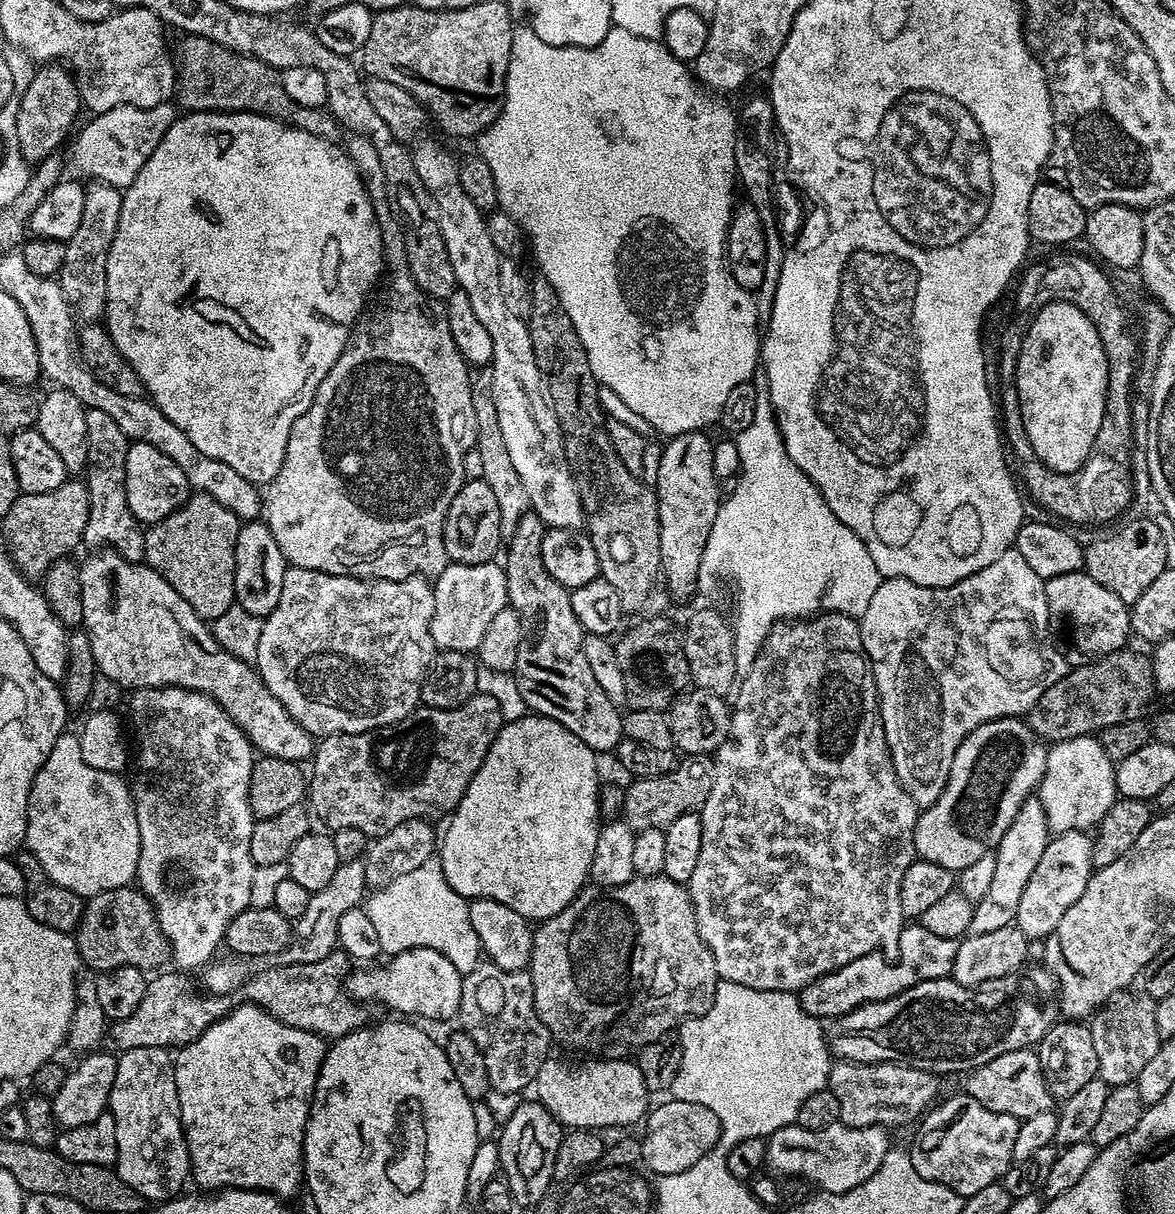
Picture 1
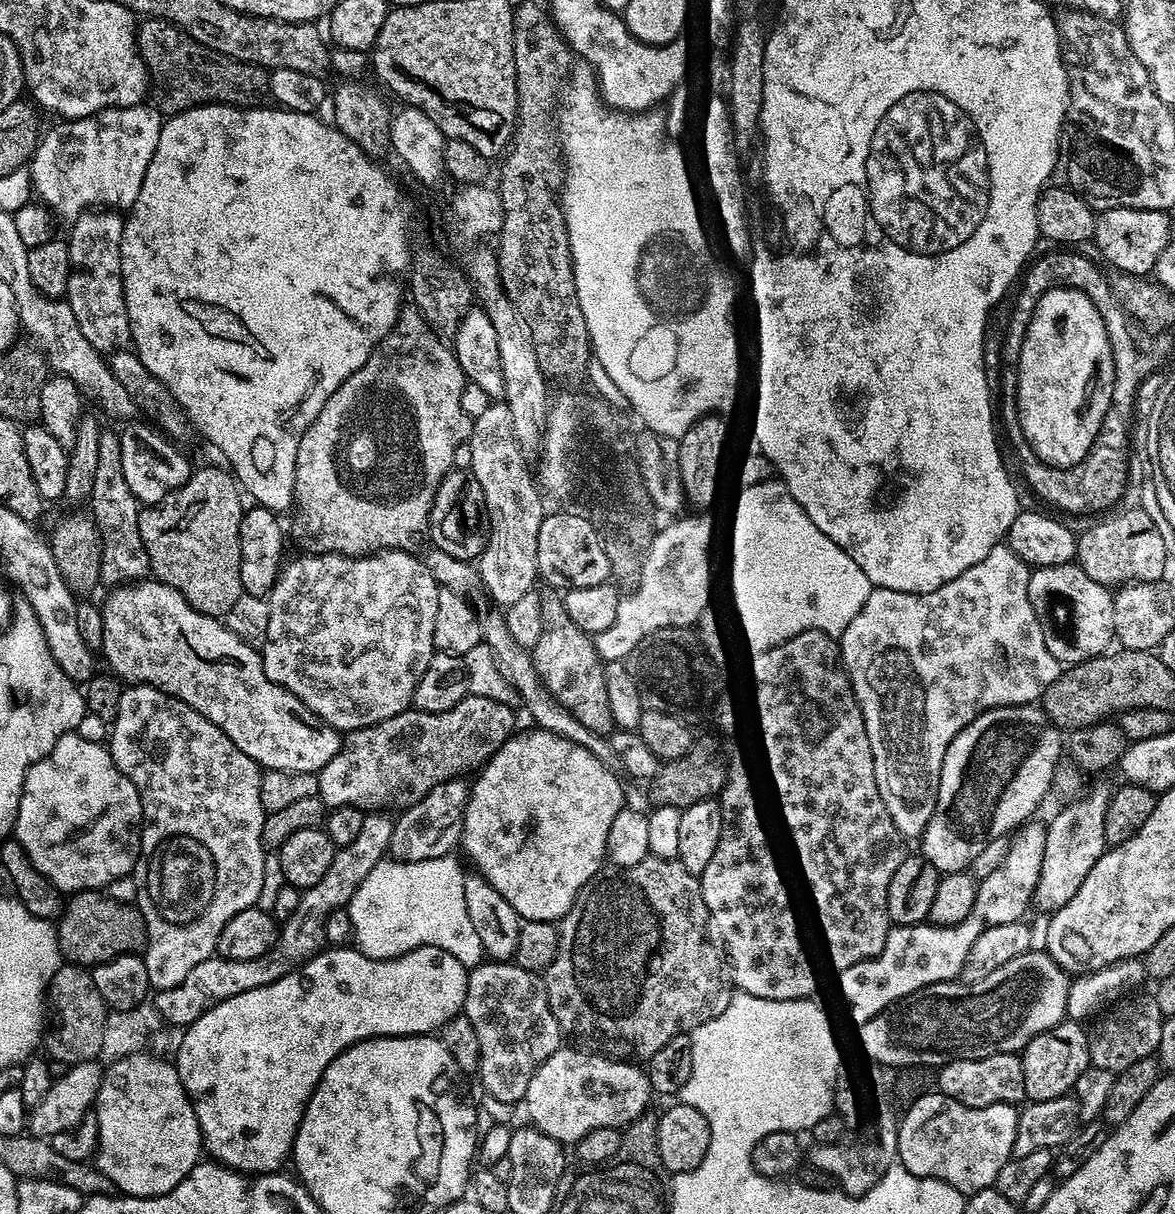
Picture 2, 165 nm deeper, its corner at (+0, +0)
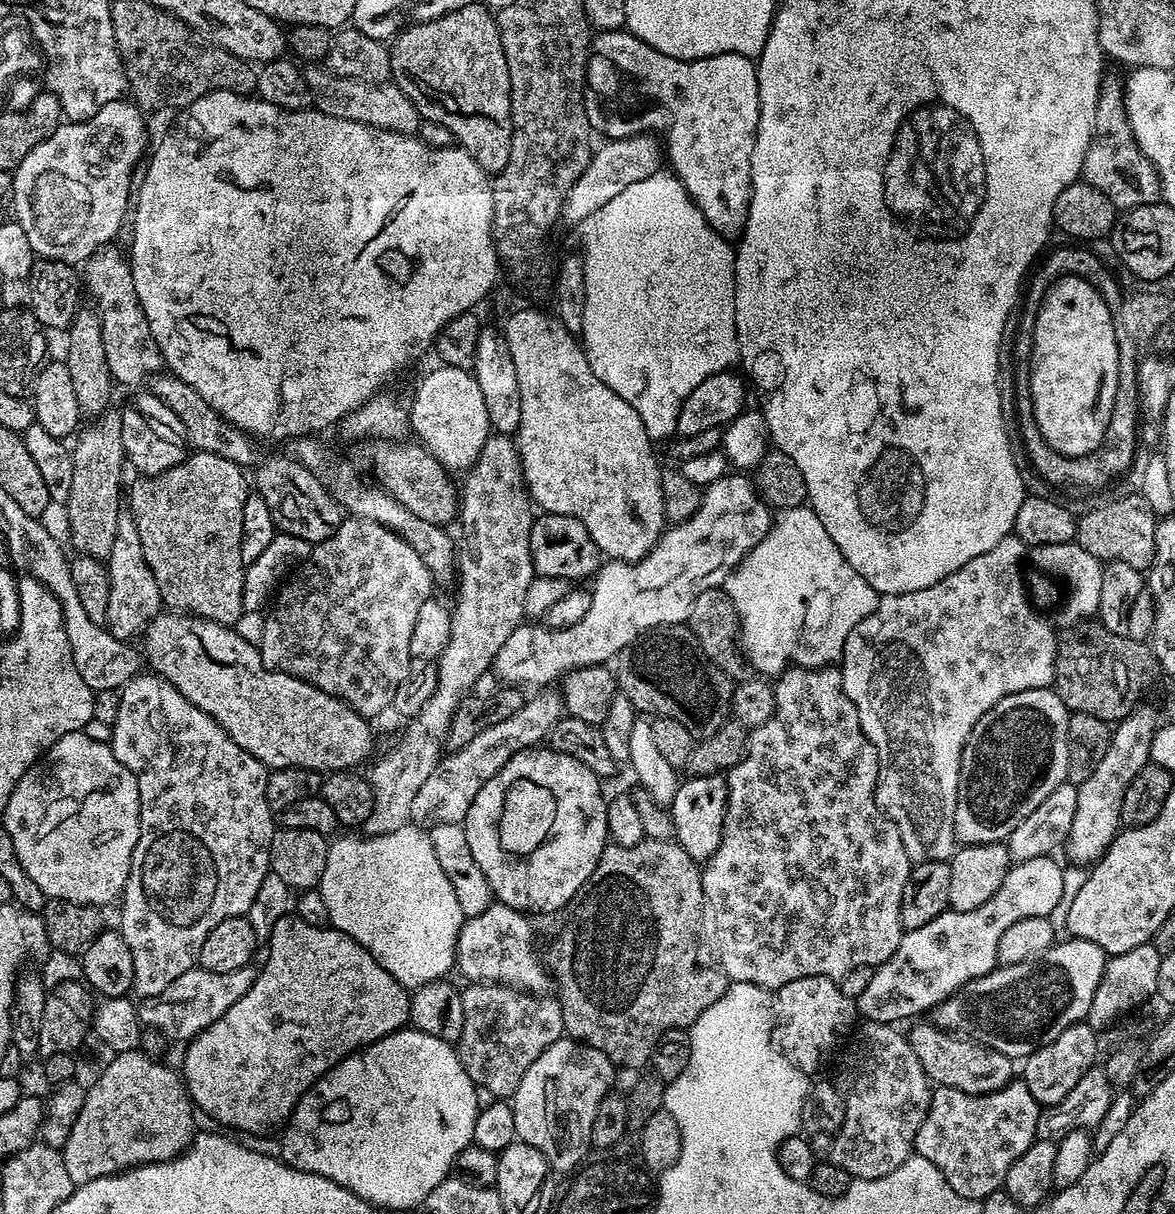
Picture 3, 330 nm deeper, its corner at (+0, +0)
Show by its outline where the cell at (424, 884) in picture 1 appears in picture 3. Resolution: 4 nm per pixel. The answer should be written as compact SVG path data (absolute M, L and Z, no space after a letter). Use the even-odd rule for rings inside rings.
M411 822L402 826L402 830L394 830L390 834L382 834L381 836L365 835L364 840L359 840L356 834L348 835L352 836L344 836L341 840L333 839L329 843L326 870L322 874L318 885L318 890L326 902L329 925L337 928L340 932L345 932L350 938L354 938L354 942L358 942L365 948L404 988L415 990L431 980L445 979L449 975L448 971L453 971L456 963L456 943L460 937L460 927L464 925L466 918L462 914L462 906L458 906L458 898L454 898L454 886L450 884L450 878L446 878L442 866L438 864L438 854L434 854L431 835L423 827Z

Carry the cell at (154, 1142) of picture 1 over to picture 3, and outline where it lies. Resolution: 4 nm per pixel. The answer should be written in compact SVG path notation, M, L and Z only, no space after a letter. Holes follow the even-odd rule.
M143 1051L118 1052L113 1060L103 1069L94 1086L84 1093L82 1114L74 1122L74 1130L70 1130L70 1138L62 1149L66 1170L70 1173L73 1185L79 1186L97 1180L103 1176L112 1176L116 1172L125 1172L127 1168L137 1168L140 1164L157 1164L174 1160L188 1151L192 1137L198 1131L196 1120L192 1117L194 1105L192 1097L182 1079L181 1073L153 1058Z

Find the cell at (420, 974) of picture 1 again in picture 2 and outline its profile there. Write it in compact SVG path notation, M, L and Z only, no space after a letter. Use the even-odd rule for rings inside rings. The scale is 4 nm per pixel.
M332 946L327 950L320 950L315 955L309 956L299 967L281 976L277 981L269 985L258 986L257 989L246 990L245 993L235 994L234 997L226 998L212 1008L206 1010L193 1024L183 1029L184 1037L180 1040L180 1049L176 1052L174 1063L176 1073L187 1090L189 1098L194 1106L194 1114L198 1114L198 1126L202 1137L203 1147L213 1161L234 1169L235 1172L245 1174L276 1174L289 1159L292 1143L296 1137L298 1126L302 1122L304 1105L314 1094L326 1066L338 1058L350 1045L363 1040L371 1040L373 1036L422 1036L435 1033L444 1025L450 1017L461 1015L468 989L469 969L462 967L458 958L438 946L422 946L410 950L393 960L371 960L361 954L352 946Z

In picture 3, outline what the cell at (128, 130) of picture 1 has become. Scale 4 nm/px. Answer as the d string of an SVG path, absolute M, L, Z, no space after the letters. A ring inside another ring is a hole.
M124 98L115 100L102 106L102 110L88 120L61 123L50 138L34 146L34 150L22 158L14 170L10 197L16 207L14 220L26 232L27 241L37 257L80 266L97 249L111 245L119 237L130 212L130 197L134 192L132 172L141 163L140 155L148 140L140 116L143 116L141 109L135 103Z

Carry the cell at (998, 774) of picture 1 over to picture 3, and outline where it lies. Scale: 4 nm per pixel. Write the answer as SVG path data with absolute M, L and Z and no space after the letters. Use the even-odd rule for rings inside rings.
M1051 687L1002 698L974 726L962 754L954 830L961 845L998 844L1068 778L1069 710Z

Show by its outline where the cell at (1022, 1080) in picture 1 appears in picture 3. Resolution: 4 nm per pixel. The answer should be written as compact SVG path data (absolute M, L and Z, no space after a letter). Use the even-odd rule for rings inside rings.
M924 1022L913 1023L911 1025L913 1028L907 1029L906 1035L922 1070L933 1085L941 1088L957 1088L966 1094L981 1096L987 1092L997 1092L998 1089L1012 1083L1013 1057L955 1032L945 1032L943 1028L938 1028L931 1022L920 1023Z

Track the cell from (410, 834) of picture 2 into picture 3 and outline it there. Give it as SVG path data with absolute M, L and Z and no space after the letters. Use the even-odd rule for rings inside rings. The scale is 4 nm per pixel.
M544 690L533 700L532 697L525 699L518 714L506 718L506 722L494 722L494 726L476 735L474 742L466 742L466 746L449 751L434 774L430 774L430 778L426 778L426 783L418 789L411 823L428 830L439 824L463 824L470 806L474 806L474 798L478 798L478 790L482 790L482 786L486 786L486 782L490 782L490 778L494 778L494 774L510 762L515 752L537 747L565 715L561 693L552 691L556 690Z

